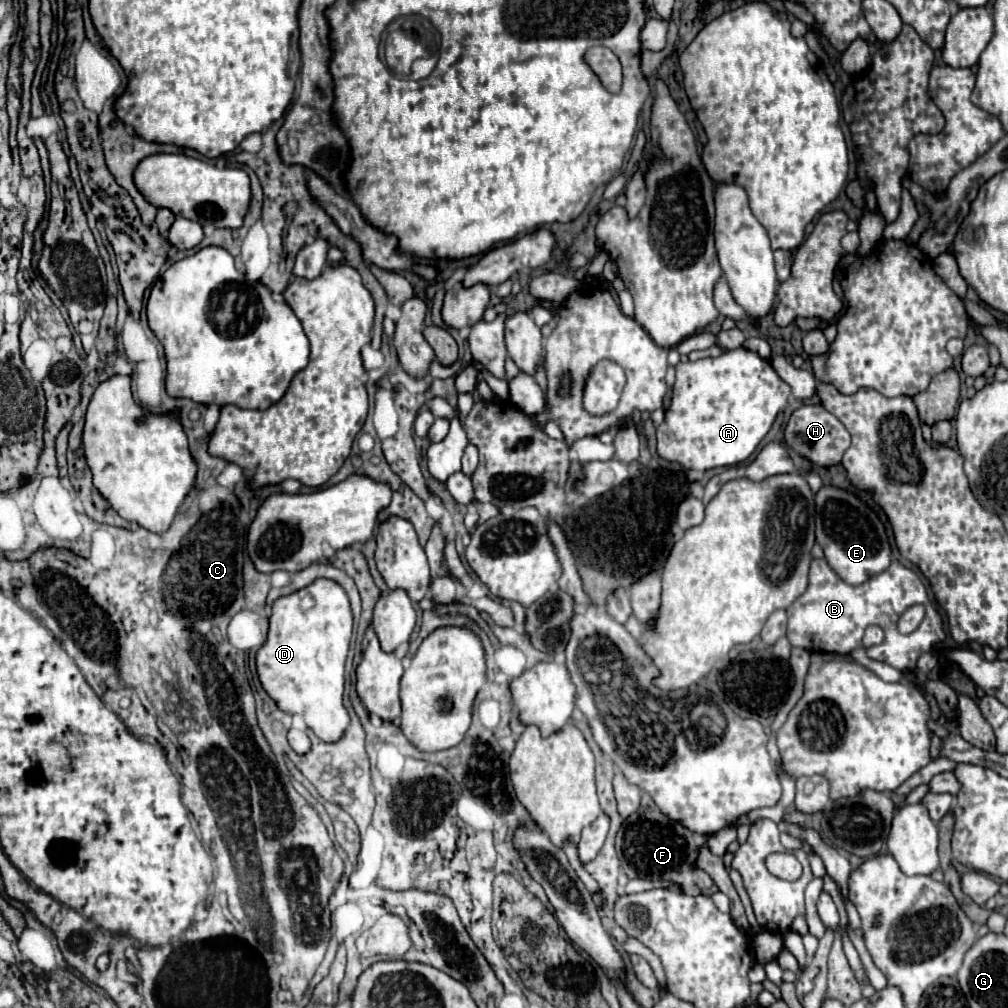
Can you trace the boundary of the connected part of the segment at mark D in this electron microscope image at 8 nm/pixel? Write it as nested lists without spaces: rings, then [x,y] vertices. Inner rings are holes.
[[[316,579],[312,585],[280,597],[272,605],[268,641],[256,655],[258,677],[264,691],[278,703],[286,713],[302,715],[304,723],[324,743],[336,743],[344,737],[350,727],[350,715],[344,707],[344,665],[348,657],[352,637],[352,609],[344,589],[330,579]]]

